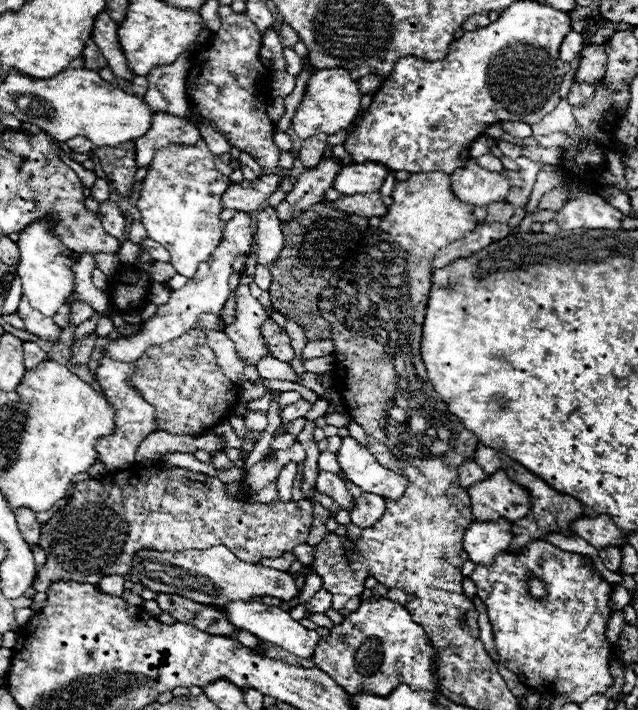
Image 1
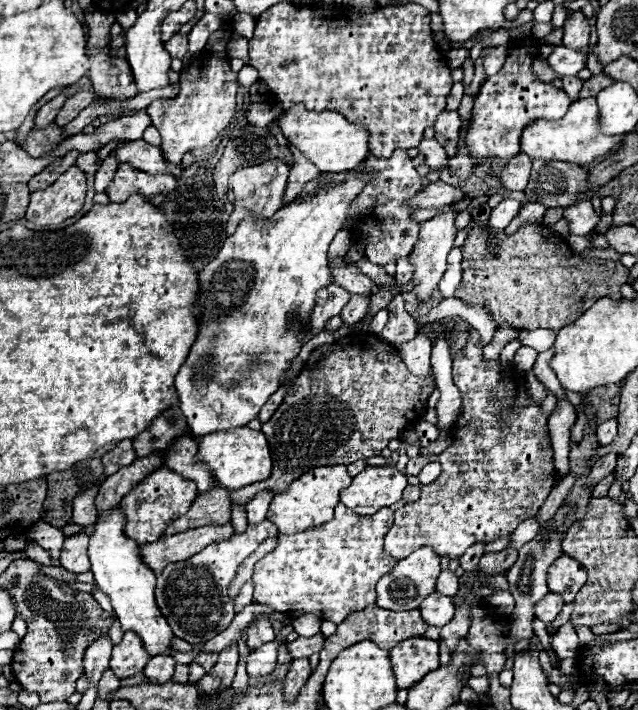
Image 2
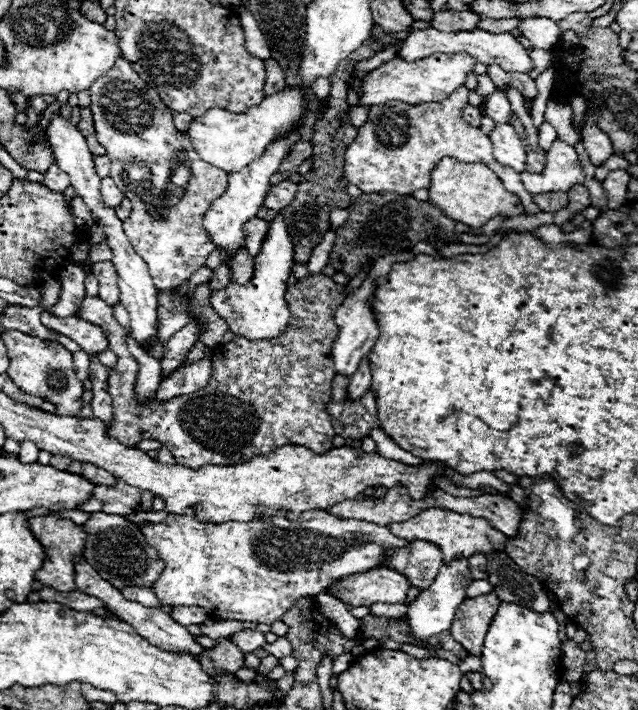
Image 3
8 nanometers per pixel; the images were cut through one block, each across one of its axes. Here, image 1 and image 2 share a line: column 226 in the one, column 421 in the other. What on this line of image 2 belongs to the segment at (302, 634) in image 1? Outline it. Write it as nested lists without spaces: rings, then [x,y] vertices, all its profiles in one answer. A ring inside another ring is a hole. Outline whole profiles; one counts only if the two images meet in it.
[[[434,592],[434,594],[430,594],[430,596],[422,602],[420,614],[422,614],[422,620],[424,620],[428,626],[438,626],[438,628],[442,628],[444,624],[448,624],[448,622],[454,618],[452,598]]]

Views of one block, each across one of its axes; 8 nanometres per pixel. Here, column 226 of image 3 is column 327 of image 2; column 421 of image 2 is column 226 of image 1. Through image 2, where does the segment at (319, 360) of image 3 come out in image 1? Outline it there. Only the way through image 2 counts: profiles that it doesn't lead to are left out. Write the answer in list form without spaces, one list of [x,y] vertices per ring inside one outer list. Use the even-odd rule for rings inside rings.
[[[192,328],[180,338],[152,346],[148,354],[144,352],[136,362],[132,386],[136,386],[142,398],[156,408],[158,428],[182,436],[198,436],[208,432],[208,428],[226,422],[240,398],[240,384],[222,374],[216,356],[206,344],[206,334],[200,328]]]

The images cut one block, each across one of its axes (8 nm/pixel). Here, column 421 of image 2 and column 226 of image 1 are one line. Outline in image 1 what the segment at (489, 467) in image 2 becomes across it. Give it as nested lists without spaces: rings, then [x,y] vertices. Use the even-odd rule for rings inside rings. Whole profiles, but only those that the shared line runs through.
[[[240,272],[240,284],[236,288],[236,300],[238,300],[238,308],[236,308],[236,322],[226,326],[226,334],[228,338],[232,338],[240,358],[246,364],[256,364],[260,358],[266,356],[266,342],[260,336],[260,326],[262,322],[268,318],[268,314],[264,312],[262,304],[250,296],[250,290],[246,284],[252,284],[252,276],[244,272]],[[156,464],[148,468],[132,466],[104,476],[102,480],[86,480],[74,484],[70,502],[60,508],[44,526],[40,548],[46,552],[46,564],[34,580],[36,592],[46,592],[52,582],[88,582],[98,584],[102,576],[128,574],[132,560],[140,550],[158,552],[184,552],[184,550],[206,550],[212,546],[226,546],[244,562],[258,562],[262,558],[278,558],[294,546],[306,542],[312,524],[310,500],[300,502],[272,502],[272,504],[246,504],[246,500],[228,498],[224,484],[218,478],[210,478],[202,472],[190,472],[176,466]]]

